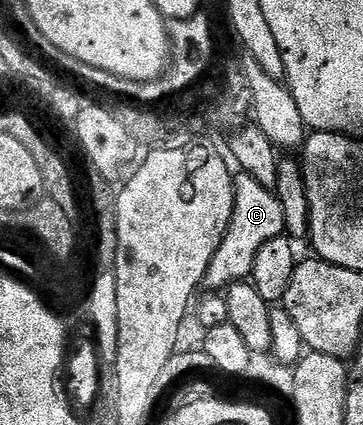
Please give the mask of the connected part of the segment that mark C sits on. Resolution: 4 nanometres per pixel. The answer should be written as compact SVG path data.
M240 172L235 182L234 214L222 238L222 246L214 250L214 258L210 258L210 266L204 275L203 287L208 290L224 290L229 284L247 281L252 274L254 258L258 258L258 250L262 250L270 238L278 238L286 232L286 214L282 214L282 202L278 202L273 189L262 186L262 182L245 172Z

